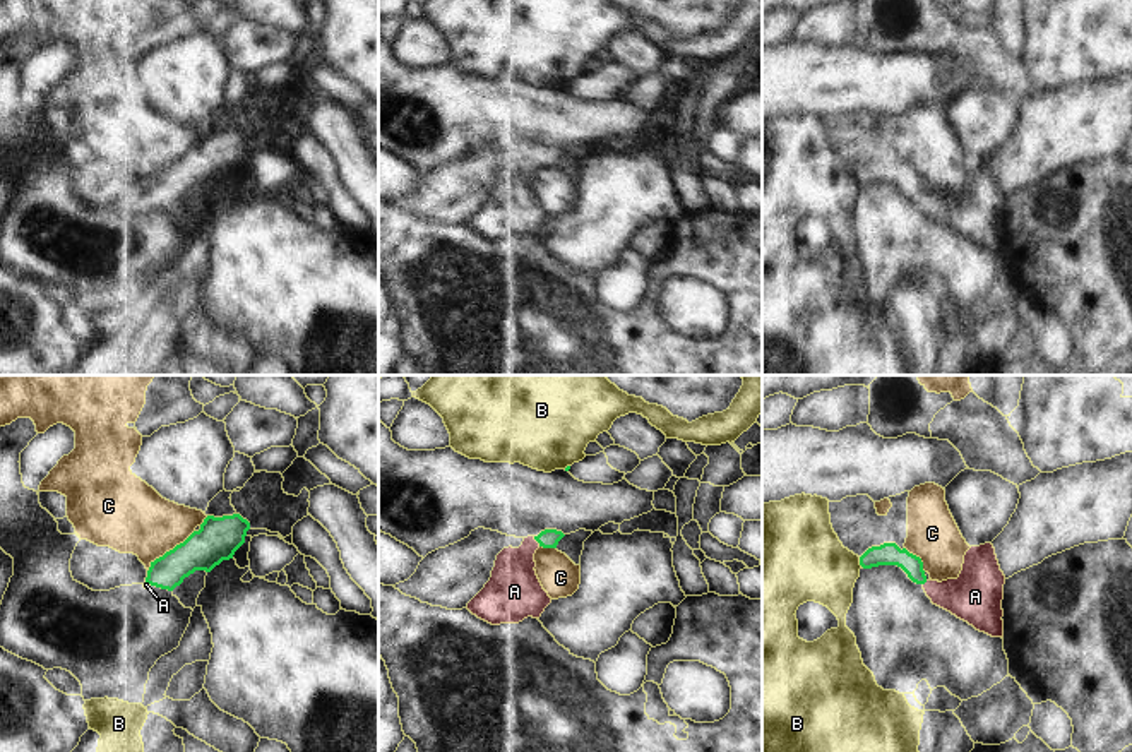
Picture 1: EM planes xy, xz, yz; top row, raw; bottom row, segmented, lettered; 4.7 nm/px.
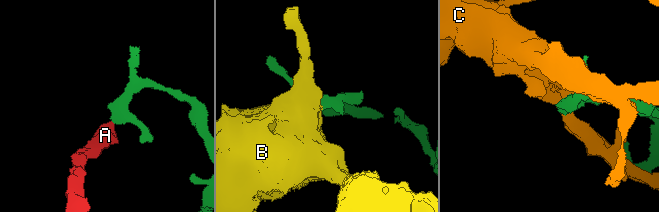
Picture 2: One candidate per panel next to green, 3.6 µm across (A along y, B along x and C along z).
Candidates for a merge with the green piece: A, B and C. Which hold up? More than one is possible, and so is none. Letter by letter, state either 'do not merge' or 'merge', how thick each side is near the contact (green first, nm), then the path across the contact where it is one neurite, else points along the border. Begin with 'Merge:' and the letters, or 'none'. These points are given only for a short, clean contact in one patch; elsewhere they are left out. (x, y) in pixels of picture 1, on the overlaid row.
Merge: A
A: merge | 90/240 nm | across xz (548, 538), (536, 540), (514, 567), (514, 588)
B: do not merge | 110/360 nm
C: do not merge | 200/340 nm | along xy (194, 530), (160, 555), (148, 571)

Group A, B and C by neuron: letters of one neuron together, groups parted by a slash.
A / B / C

